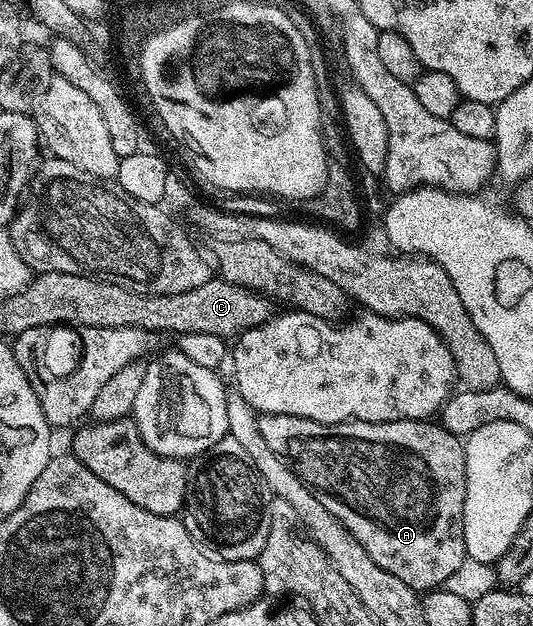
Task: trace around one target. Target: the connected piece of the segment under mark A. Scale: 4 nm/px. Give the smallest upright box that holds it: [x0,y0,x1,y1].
[258,414,466,592]

